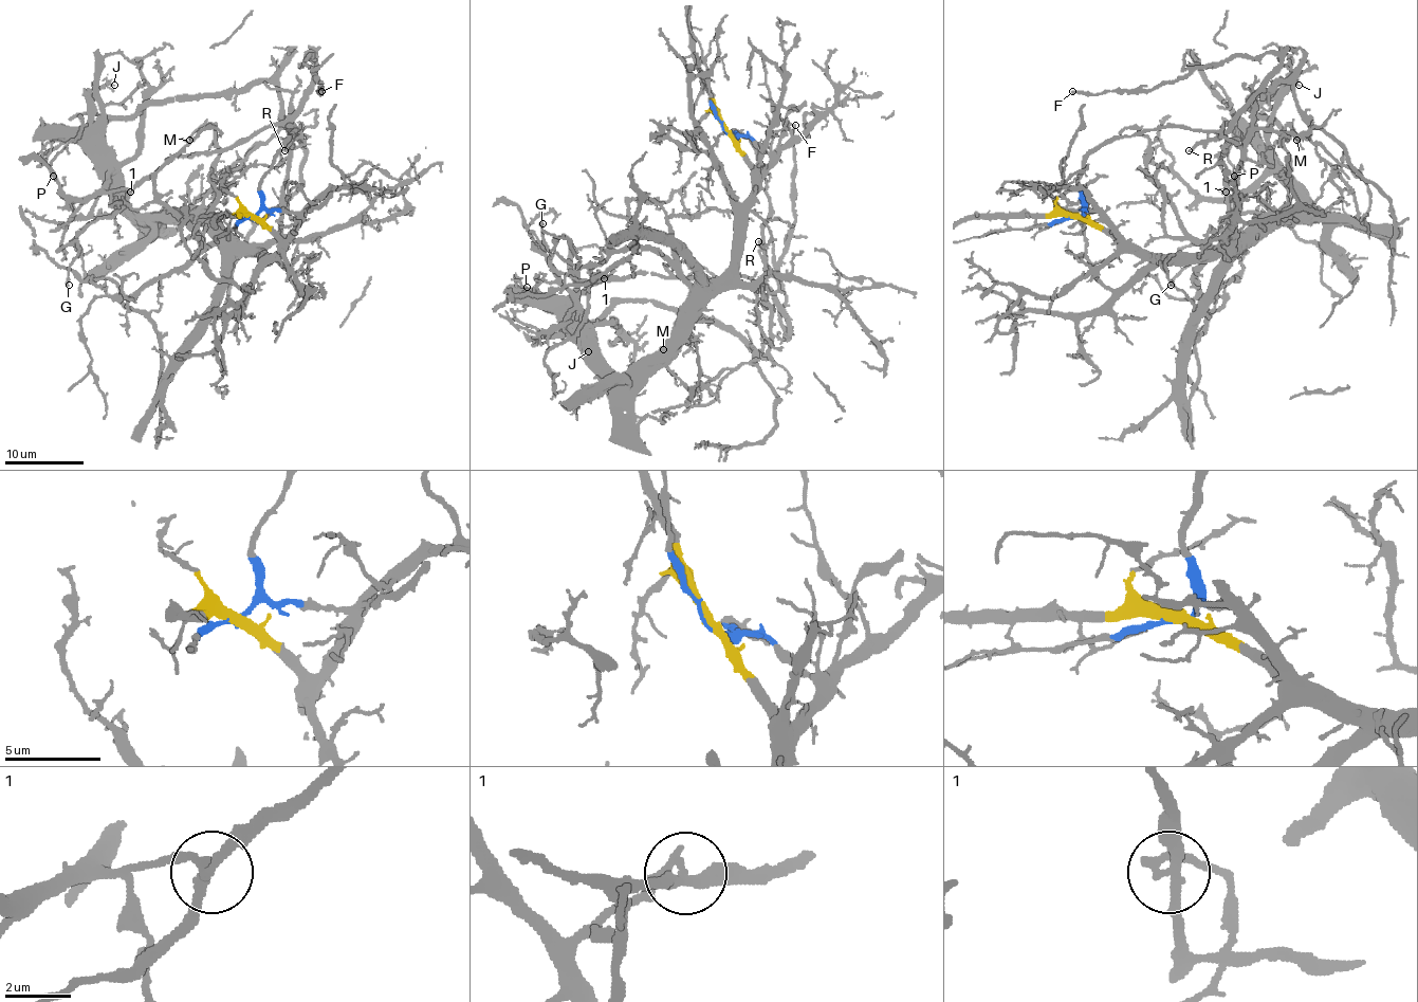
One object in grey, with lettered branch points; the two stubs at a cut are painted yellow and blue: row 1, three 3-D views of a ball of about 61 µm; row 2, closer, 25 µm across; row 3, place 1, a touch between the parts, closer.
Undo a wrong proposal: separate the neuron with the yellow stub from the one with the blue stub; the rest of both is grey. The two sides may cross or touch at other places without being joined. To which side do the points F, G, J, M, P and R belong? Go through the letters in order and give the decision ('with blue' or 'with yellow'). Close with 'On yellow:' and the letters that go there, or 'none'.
F: with blue
G: with blue
J: with yellow
M: with yellow
P: with yellow
R: with blue
On yellow: J, M, P

